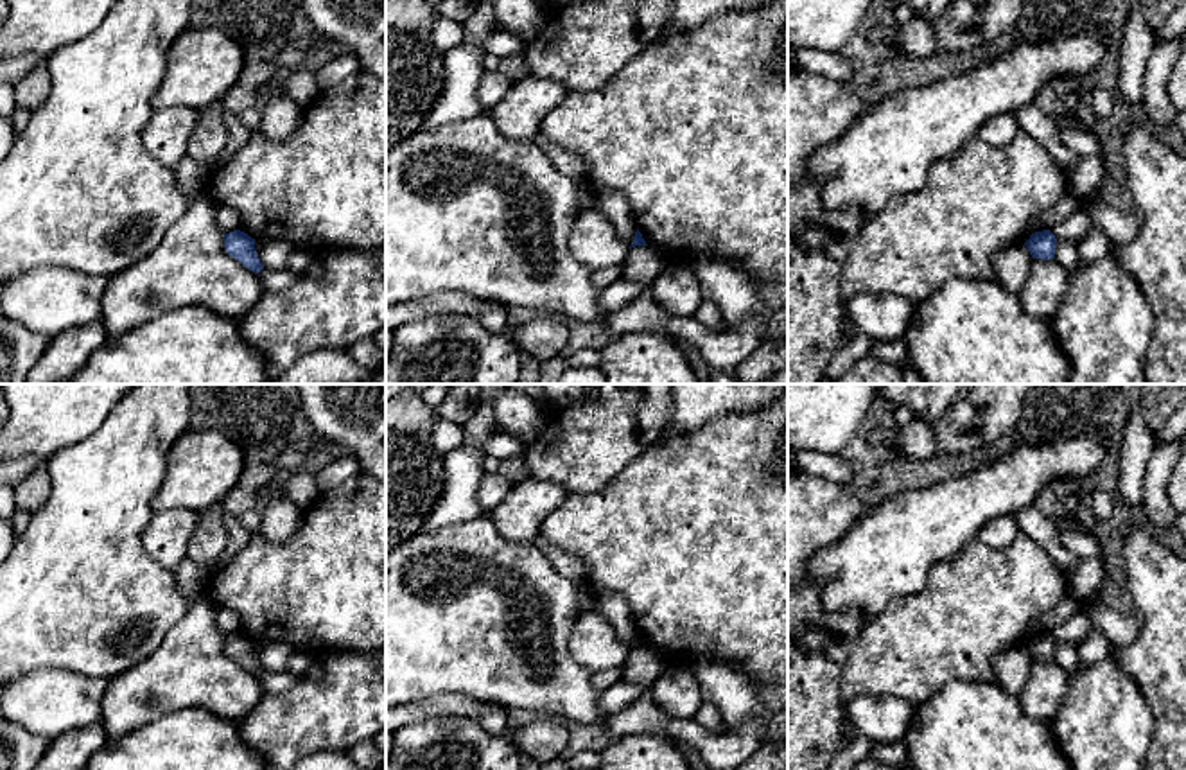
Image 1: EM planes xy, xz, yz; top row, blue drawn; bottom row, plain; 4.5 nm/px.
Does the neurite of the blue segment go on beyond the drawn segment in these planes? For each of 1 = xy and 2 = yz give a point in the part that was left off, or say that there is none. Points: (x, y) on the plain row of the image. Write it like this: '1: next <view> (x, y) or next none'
1: next none
2: next none

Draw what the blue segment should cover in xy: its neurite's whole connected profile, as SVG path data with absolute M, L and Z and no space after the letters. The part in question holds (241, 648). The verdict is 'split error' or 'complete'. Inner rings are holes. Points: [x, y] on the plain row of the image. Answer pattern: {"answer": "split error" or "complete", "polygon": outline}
{"answer": "complete", "polygon": "M240 632L224 635L224 652L230 659L239 662L244 669L248 669L255 677L260 671L264 671L255 652L255 641L251 641L248 635Z"}

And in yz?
{"answer": "complete", "polygon": "M1050 632L1035 634L1025 644L1032 661L1050 662L1055 661L1057 641Z"}

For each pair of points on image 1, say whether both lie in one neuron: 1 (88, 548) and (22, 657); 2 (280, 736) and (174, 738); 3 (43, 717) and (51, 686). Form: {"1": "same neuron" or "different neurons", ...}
{"1": "same neuron", "2": "different neurons", "3": "same neuron"}

